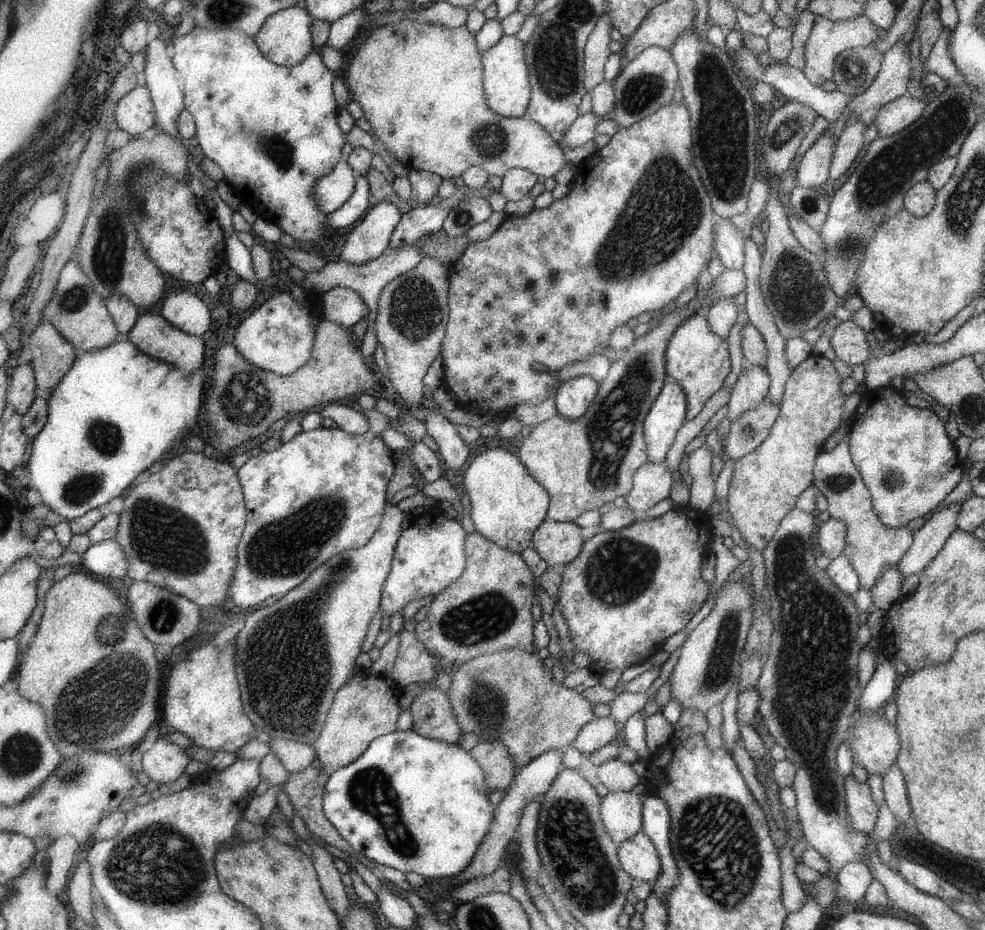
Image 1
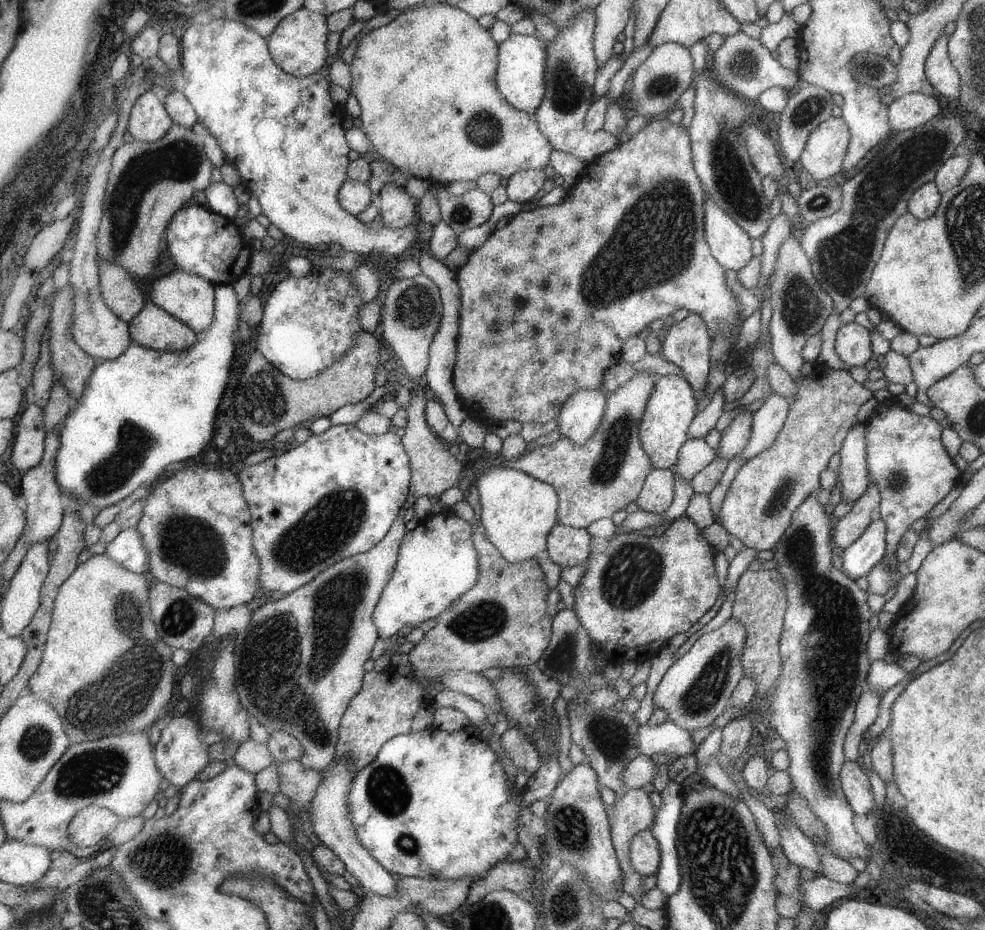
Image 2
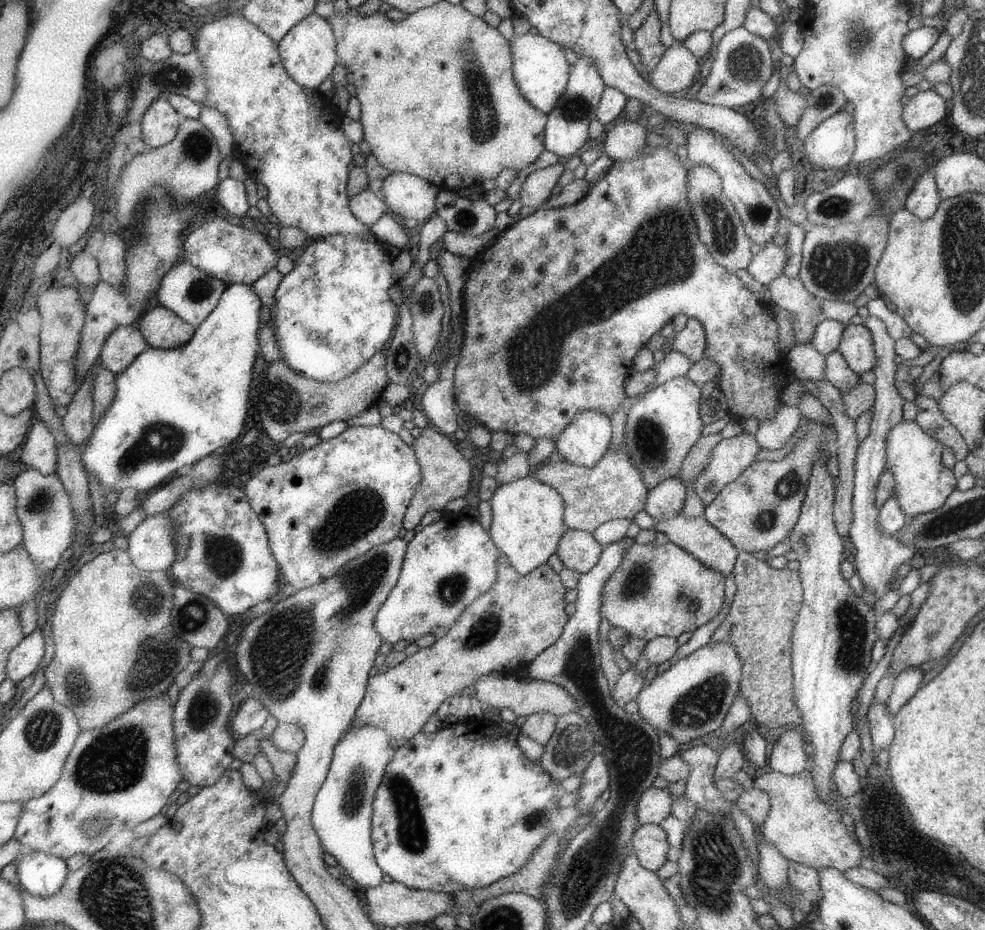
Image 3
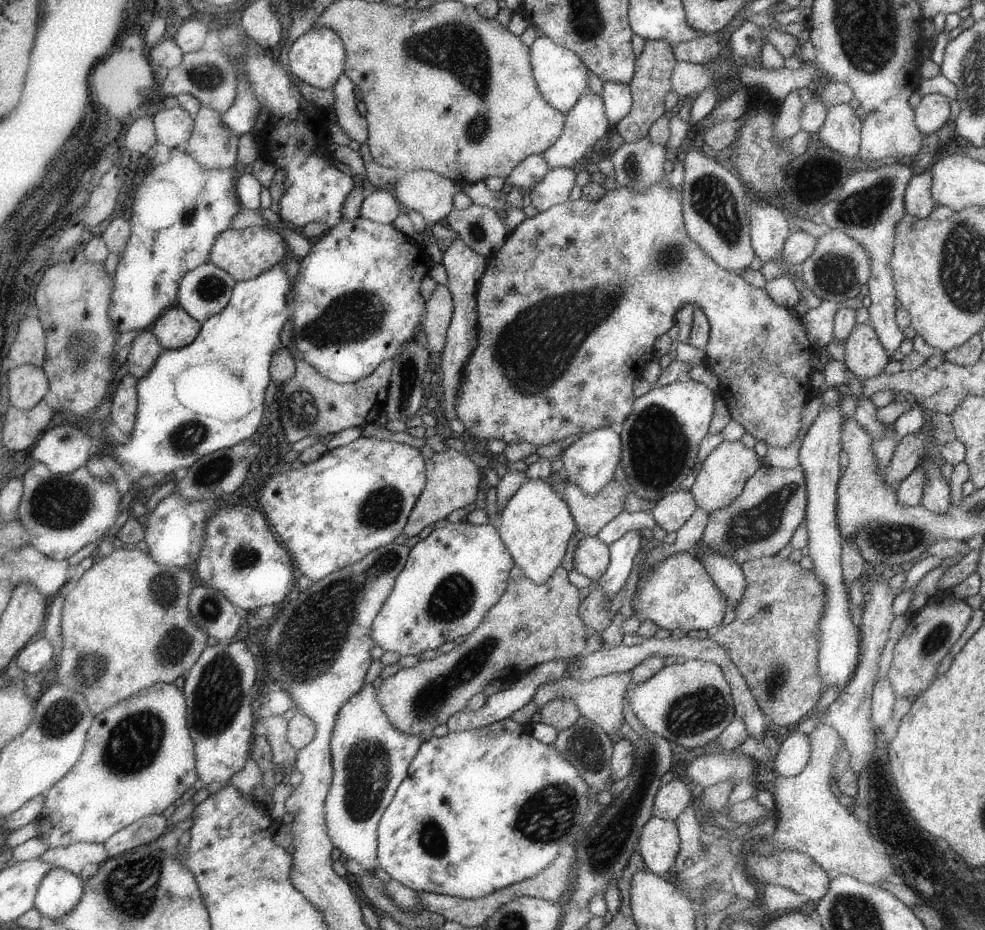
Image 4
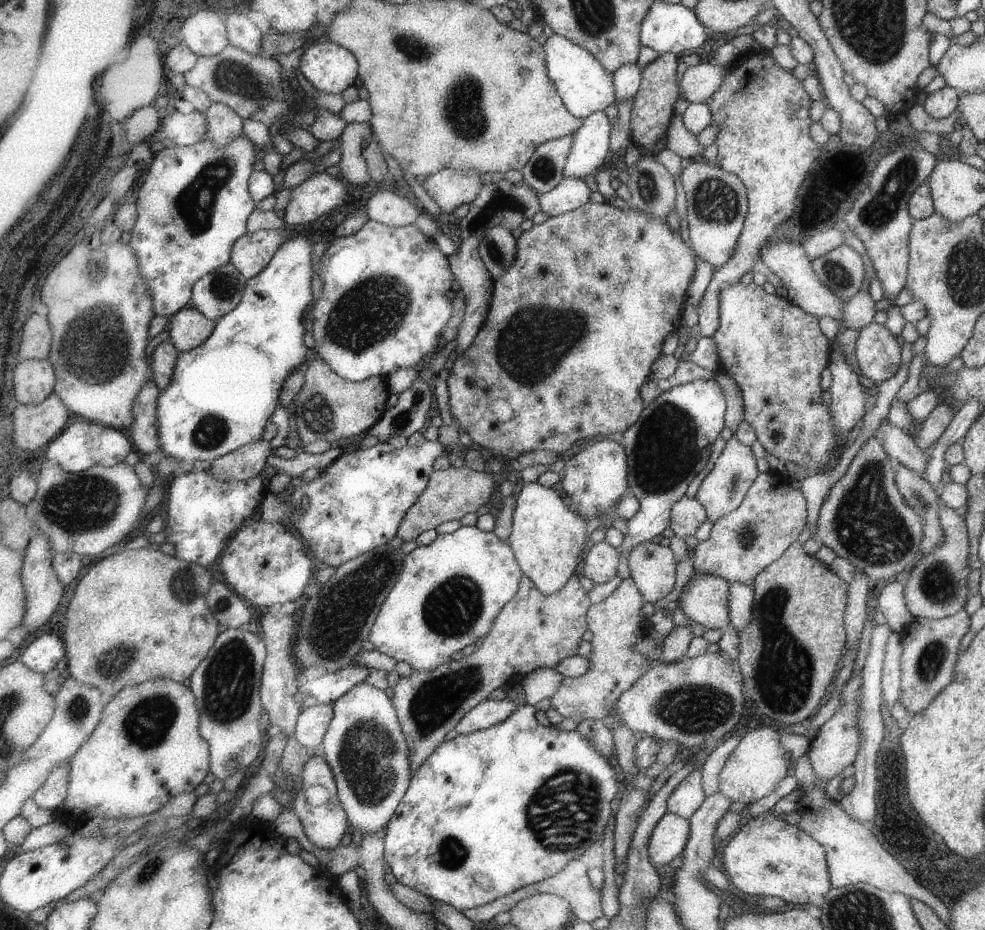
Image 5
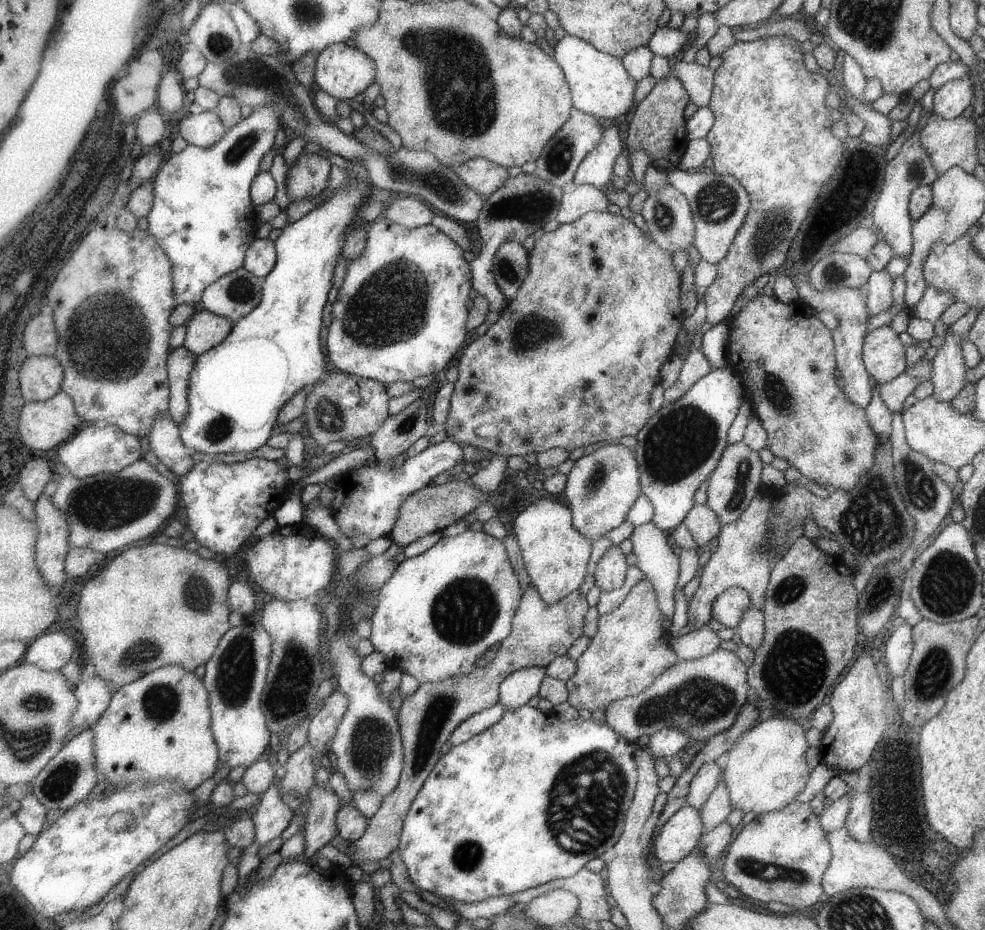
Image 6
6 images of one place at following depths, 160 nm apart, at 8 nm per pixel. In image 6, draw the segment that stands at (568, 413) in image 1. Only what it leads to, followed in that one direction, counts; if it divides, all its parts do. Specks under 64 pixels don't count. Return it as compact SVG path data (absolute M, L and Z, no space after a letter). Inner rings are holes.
M617 442L603 443L603 446L586 456L577 454L574 461L565 476L567 480L562 493L573 514L574 528L593 542L624 522L627 510L631 508L641 489L637 484L641 473L634 452Z

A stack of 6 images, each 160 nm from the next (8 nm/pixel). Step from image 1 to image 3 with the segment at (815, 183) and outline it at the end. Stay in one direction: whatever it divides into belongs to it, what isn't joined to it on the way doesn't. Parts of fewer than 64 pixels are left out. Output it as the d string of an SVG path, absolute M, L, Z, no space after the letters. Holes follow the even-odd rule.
M838 110L809 131L803 146L815 168L841 168L850 163L855 146L853 123L851 115Z

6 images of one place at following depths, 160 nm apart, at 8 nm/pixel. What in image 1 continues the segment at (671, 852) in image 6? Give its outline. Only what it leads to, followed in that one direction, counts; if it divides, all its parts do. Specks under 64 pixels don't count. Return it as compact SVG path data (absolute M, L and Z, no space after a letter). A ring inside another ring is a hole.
M644 832L635 833L617 844L618 860L633 882L653 882L661 872L662 863L653 841Z

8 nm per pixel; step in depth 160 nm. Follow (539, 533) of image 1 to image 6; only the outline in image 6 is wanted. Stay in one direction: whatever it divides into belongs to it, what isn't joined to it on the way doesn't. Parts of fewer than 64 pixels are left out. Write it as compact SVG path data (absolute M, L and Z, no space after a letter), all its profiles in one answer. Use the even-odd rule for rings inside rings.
M612 545L603 552L593 571L594 586L599 591L610 592L619 588L627 580L627 560L629 554L622 552L617 545Z

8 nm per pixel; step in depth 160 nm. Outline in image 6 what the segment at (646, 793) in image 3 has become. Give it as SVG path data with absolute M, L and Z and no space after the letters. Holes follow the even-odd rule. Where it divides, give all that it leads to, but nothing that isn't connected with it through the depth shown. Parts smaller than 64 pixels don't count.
M715 761L703 764L691 778L691 783L687 788L685 806L691 806L699 810L708 799L711 792L715 789L715 784L719 781L719 765Z

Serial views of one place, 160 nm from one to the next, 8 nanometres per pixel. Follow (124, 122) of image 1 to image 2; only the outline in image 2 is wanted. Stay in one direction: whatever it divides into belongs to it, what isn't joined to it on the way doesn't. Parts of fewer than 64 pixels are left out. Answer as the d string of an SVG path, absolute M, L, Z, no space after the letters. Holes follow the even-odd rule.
M147 91L136 100L128 130L135 139L154 143L161 140L175 123L166 104L155 92Z

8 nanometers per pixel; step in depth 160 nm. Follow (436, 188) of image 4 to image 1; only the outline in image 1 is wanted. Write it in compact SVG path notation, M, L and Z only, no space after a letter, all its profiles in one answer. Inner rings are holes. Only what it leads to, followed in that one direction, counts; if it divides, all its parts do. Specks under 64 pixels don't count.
M391 201L376 204L348 234L340 258L351 264L365 264L380 257L390 247L390 240L399 221L401 209Z

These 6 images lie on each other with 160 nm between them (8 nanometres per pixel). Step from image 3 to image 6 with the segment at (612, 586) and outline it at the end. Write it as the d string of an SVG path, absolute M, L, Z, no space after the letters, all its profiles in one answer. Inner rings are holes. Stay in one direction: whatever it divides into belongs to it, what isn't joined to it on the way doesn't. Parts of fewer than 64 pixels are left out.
M736 586L730 587L711 604L710 618L721 626L733 629L750 606L750 596L747 592Z

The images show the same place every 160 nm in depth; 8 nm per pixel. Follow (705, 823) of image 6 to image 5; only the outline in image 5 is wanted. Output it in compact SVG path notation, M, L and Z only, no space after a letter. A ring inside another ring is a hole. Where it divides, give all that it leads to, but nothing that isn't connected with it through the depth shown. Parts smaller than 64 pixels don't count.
M735 734L726 740L723 740L715 750L709 752L702 765L702 785L706 796L718 792L718 774L721 767L725 764L727 757L733 752L735 746L742 736Z

